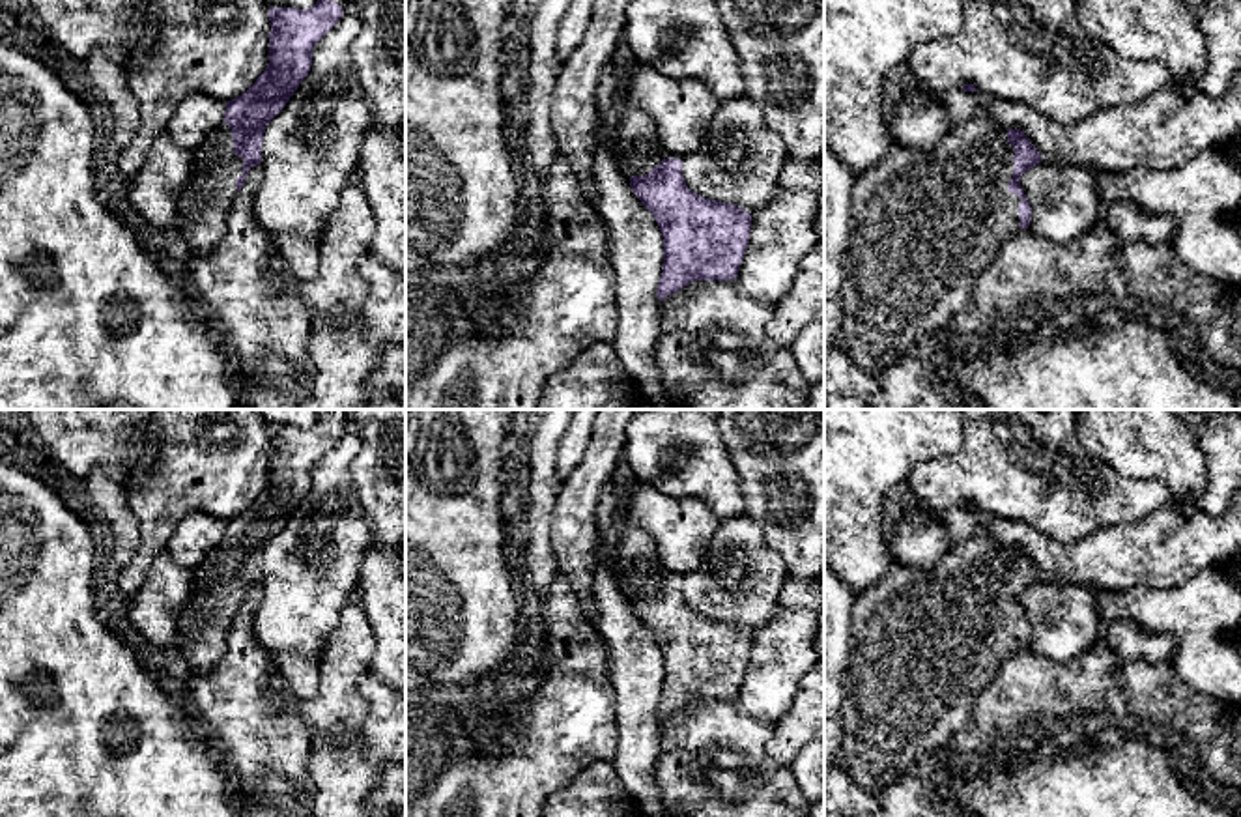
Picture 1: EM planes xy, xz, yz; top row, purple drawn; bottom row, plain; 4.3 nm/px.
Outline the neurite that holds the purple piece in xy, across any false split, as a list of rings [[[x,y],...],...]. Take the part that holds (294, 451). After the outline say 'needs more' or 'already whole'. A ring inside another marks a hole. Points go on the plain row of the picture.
[[[318,409],[318,421],[308,428],[269,426],[269,482],[256,501],[241,514],[226,522],[222,542],[193,568],[194,593],[181,615],[181,639],[168,651],[179,666],[181,677],[206,673],[226,652],[230,630],[247,593],[262,581],[265,544],[284,527],[312,484],[316,462],[340,439],[348,423],[348,409]]]; needs more

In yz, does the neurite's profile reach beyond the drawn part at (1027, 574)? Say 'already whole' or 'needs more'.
needs more

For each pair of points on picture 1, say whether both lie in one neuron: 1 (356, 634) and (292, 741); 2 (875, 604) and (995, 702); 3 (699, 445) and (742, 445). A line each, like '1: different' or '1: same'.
1: different
2: different
3: different

